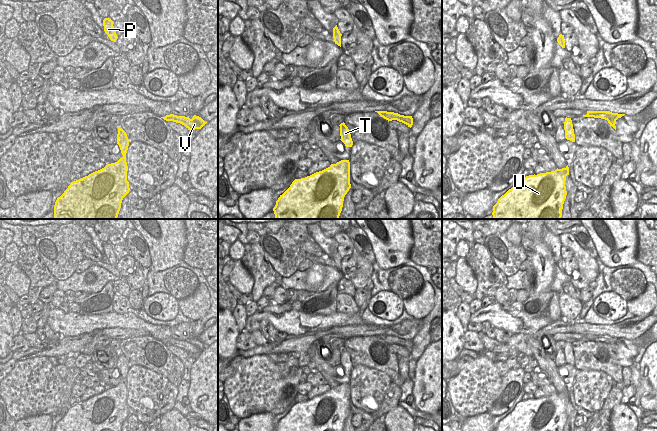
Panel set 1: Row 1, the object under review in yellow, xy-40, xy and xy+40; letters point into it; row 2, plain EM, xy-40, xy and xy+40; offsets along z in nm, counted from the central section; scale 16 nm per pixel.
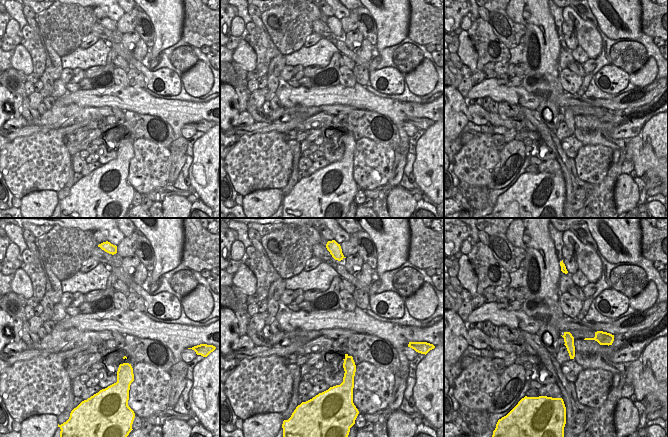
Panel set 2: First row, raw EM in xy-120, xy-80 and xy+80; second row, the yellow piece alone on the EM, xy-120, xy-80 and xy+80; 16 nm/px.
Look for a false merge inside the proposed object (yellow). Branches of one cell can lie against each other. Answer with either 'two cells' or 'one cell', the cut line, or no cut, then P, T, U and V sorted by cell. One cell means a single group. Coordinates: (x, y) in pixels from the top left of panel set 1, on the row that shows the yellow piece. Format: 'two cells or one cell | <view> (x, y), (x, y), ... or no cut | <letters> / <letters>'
two cells | xy+40 (571, 121), (569, 125), (564, 123) | P V / T U

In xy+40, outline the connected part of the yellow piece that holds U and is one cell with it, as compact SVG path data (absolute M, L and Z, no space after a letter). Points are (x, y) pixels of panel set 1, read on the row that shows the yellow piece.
M568 165L555 171L520 177L493 206L494 219L561 219Z

